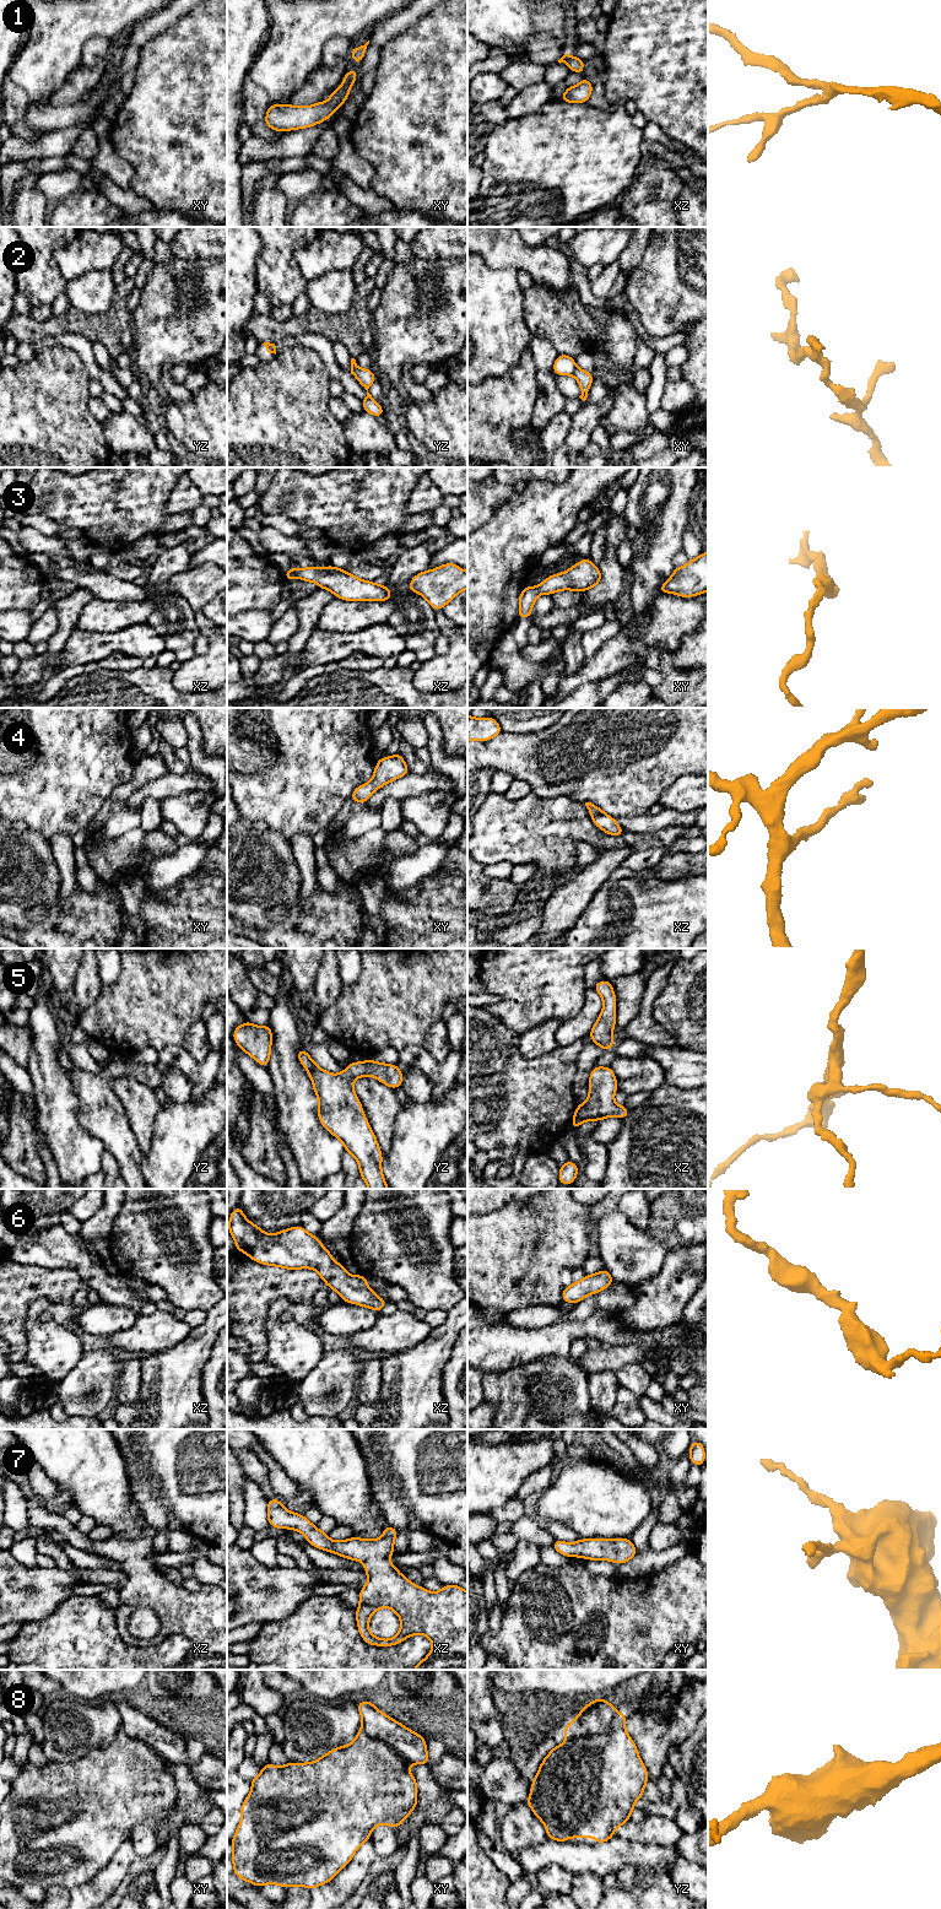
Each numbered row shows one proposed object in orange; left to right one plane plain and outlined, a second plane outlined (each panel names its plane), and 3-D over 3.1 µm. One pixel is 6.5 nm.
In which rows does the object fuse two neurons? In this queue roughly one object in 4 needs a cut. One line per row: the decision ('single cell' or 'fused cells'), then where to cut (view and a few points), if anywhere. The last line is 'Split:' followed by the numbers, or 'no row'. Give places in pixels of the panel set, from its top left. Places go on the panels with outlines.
1: single cell | no cut
2: fused cells | xy (577, 367), (572, 373)
3: single cell | no cut
4: single cell | no cut
5: single cell | no cut
6: single cell | no cut
7: single cell | no cut
8: fused cells | yz (617, 1713), (611, 1726), (605, 1732), (578, 1735), (572, 1739)
Split: 2, 8

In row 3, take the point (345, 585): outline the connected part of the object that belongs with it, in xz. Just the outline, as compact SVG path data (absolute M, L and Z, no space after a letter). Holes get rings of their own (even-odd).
M330 564L325 568L308 566L304 569L293 566L283 575L287 582L298 577L304 582L317 583L320 589L326 589L346 601L388 601L393 595L388 585L362 580Z

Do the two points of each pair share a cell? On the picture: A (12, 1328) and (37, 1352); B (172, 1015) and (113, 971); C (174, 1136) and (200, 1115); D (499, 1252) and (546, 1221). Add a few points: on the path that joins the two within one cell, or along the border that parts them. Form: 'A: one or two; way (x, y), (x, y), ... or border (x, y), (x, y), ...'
A: two; border (27, 1312), (25, 1342)
B: two; border (122, 961), (120, 974), (113, 982), (103, 985)
C: one; way (180, 1134), (194, 1121)
D: one; way (510, 1252), (515, 1252), (535, 1232)

